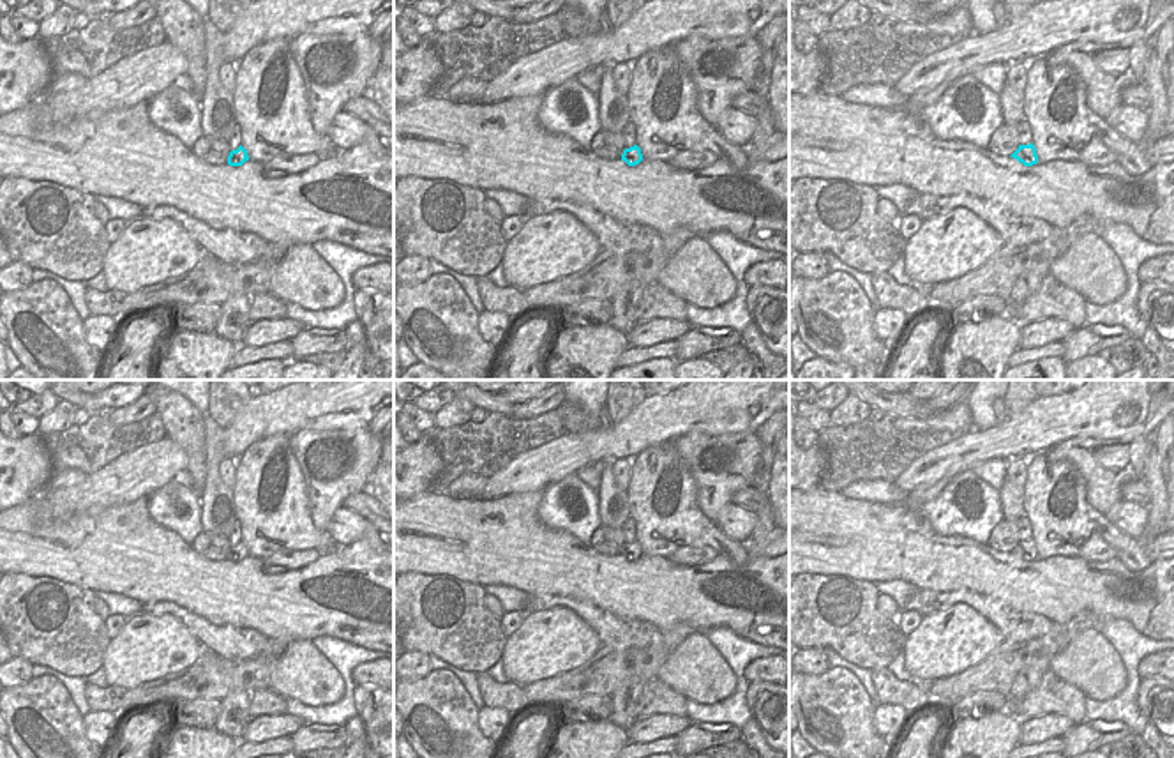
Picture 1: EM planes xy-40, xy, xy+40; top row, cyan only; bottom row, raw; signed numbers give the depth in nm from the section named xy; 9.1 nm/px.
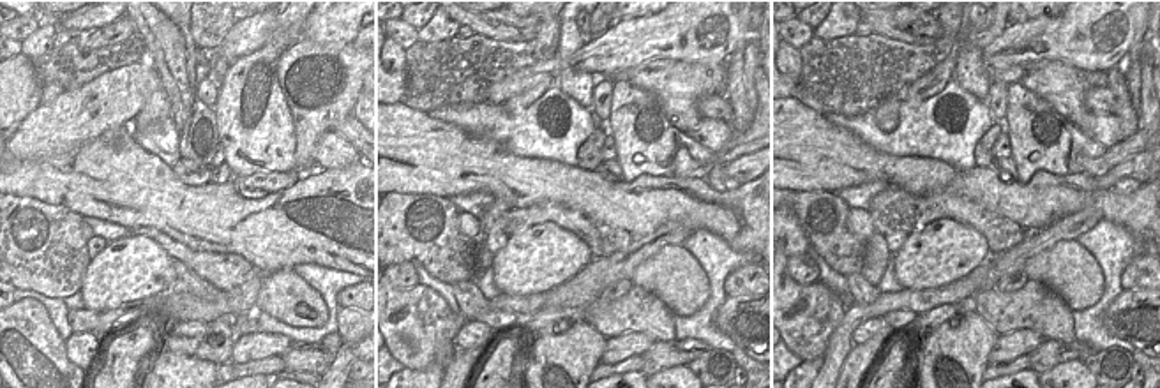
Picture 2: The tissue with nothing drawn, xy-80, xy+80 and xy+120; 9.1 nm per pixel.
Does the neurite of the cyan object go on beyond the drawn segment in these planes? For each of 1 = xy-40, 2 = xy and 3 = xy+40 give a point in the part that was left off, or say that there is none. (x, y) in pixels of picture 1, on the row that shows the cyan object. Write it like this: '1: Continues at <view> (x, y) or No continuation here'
1: No continuation here
2: No continuation here
3: No continuation here

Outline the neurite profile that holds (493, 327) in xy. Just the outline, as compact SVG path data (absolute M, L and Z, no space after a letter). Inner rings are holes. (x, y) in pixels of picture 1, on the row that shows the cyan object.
M484 309L478 315L478 332L482 339L493 345L494 348L498 348L503 343L510 323L512 318L507 313L489 313Z

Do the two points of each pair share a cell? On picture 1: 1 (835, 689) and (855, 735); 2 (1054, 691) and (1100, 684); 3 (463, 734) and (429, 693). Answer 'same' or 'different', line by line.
1: same
2: different
3: same

